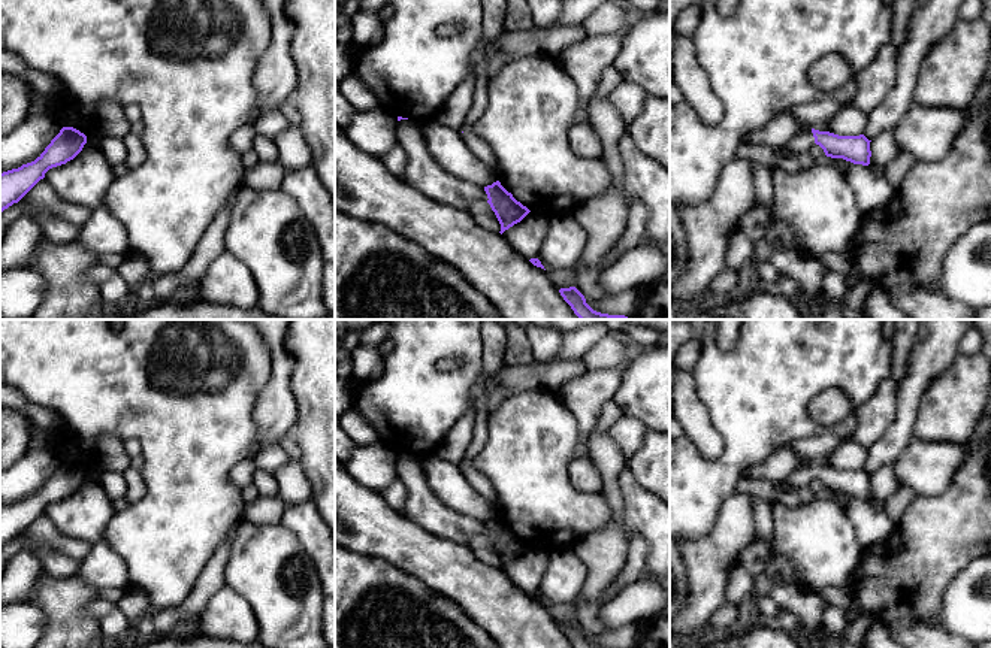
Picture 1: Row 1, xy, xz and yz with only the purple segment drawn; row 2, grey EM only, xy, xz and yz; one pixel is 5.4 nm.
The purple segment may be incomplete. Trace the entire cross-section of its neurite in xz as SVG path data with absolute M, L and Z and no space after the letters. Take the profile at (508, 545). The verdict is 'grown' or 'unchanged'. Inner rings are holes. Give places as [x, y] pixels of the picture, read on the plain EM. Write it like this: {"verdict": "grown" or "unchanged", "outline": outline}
{"verdict": "unchanged", "outline": "M499 515L484 521L484 526L489 533L487 538L501 558L501 569L514 558L520 557L531 546L526 540L517 536Z"}

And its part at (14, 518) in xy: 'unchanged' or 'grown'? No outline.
unchanged

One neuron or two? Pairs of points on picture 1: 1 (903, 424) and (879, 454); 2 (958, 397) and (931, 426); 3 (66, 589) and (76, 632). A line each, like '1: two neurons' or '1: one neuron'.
1: one neuron
2: one neuron
3: one neuron

